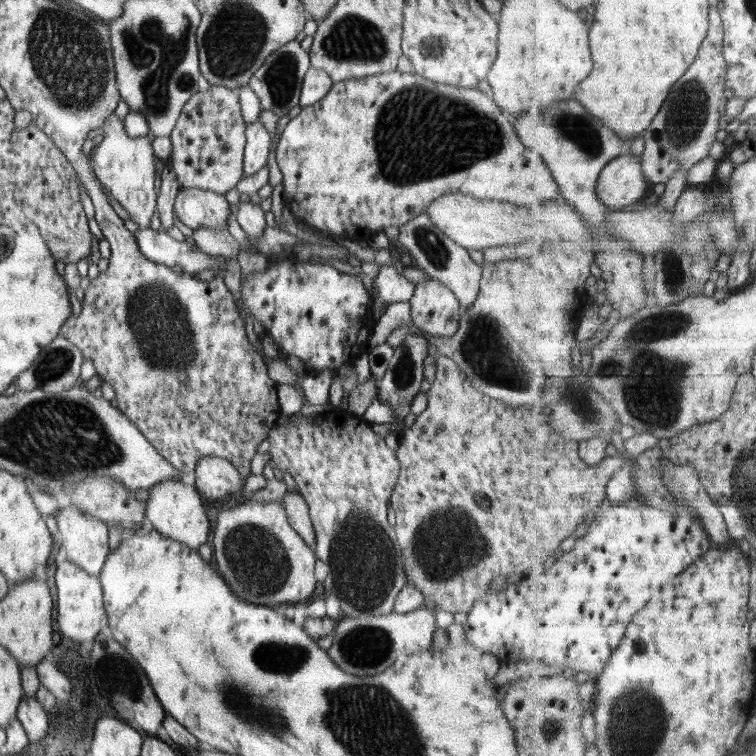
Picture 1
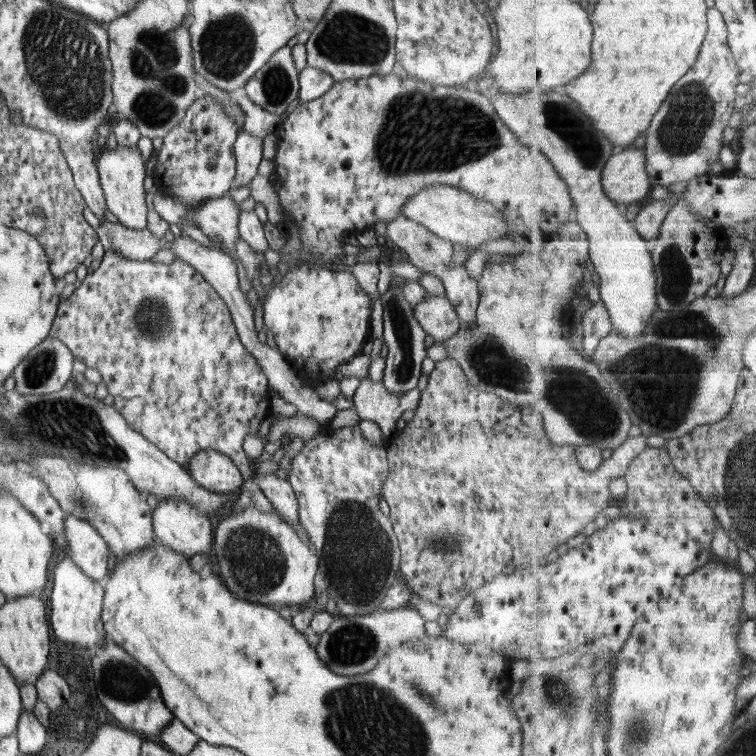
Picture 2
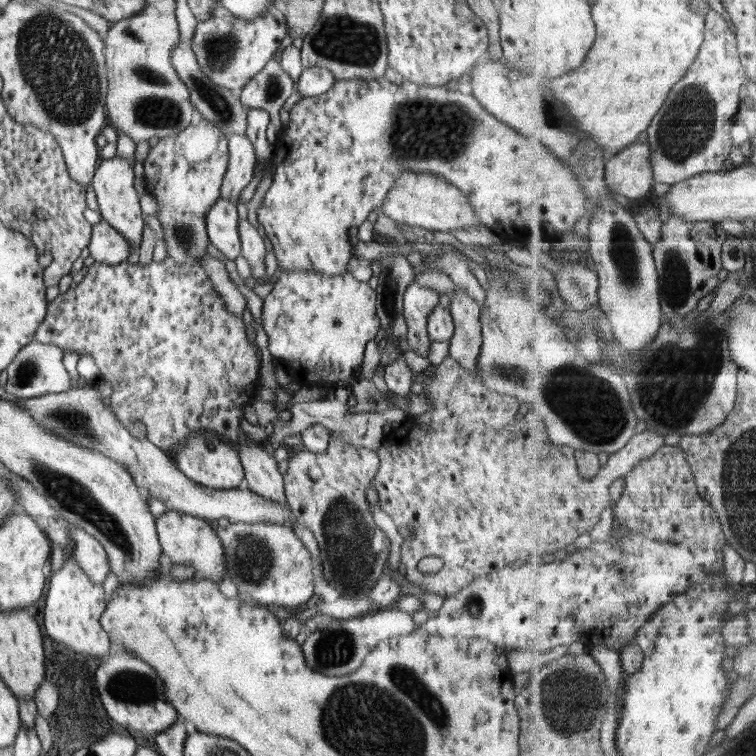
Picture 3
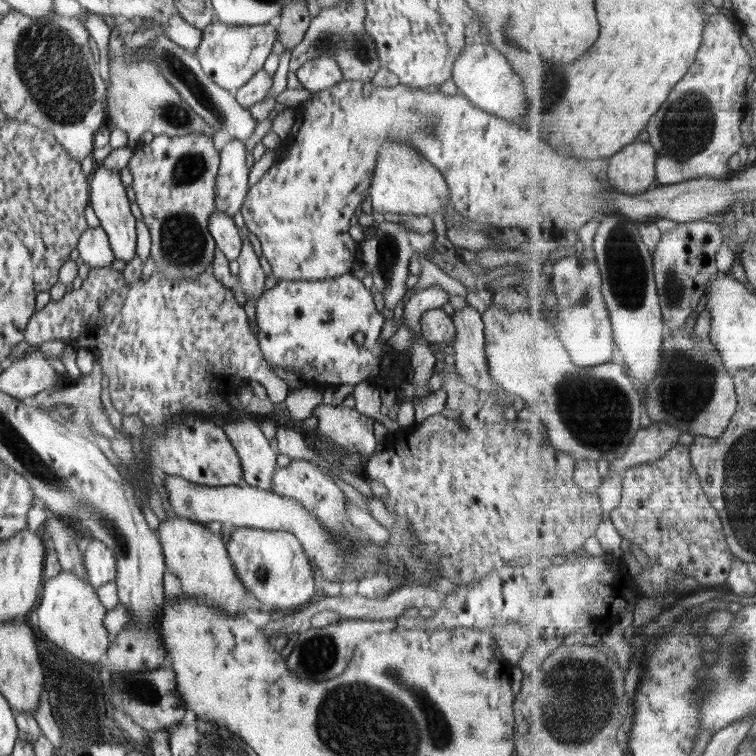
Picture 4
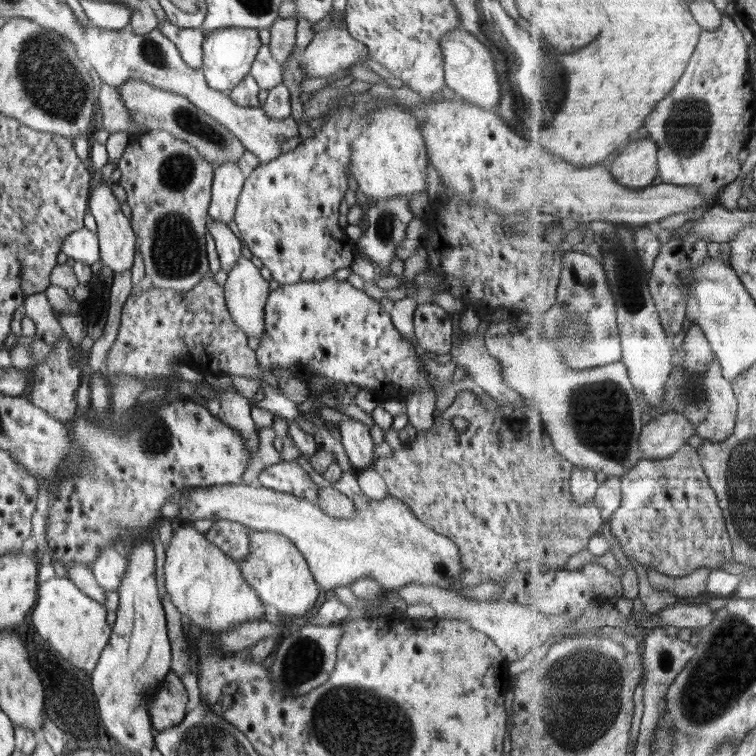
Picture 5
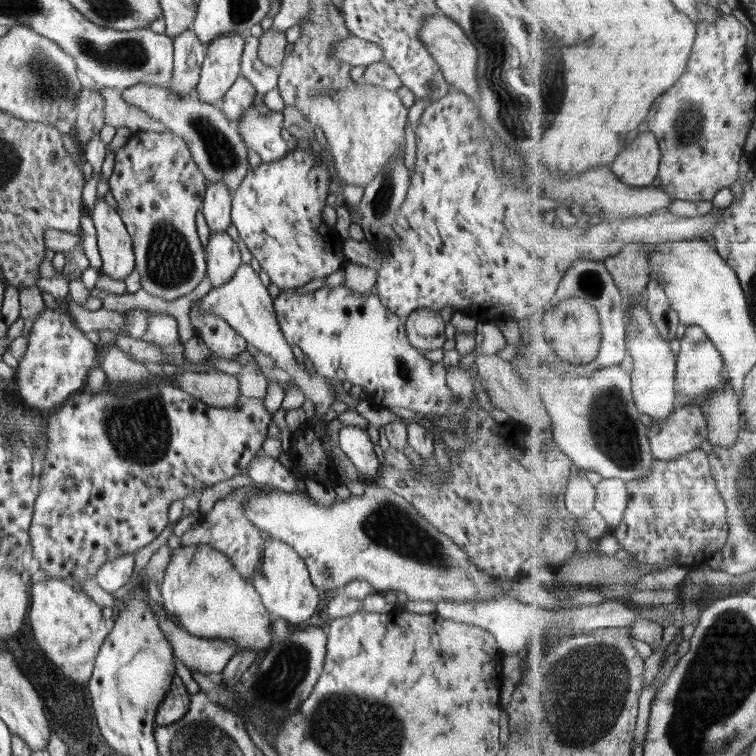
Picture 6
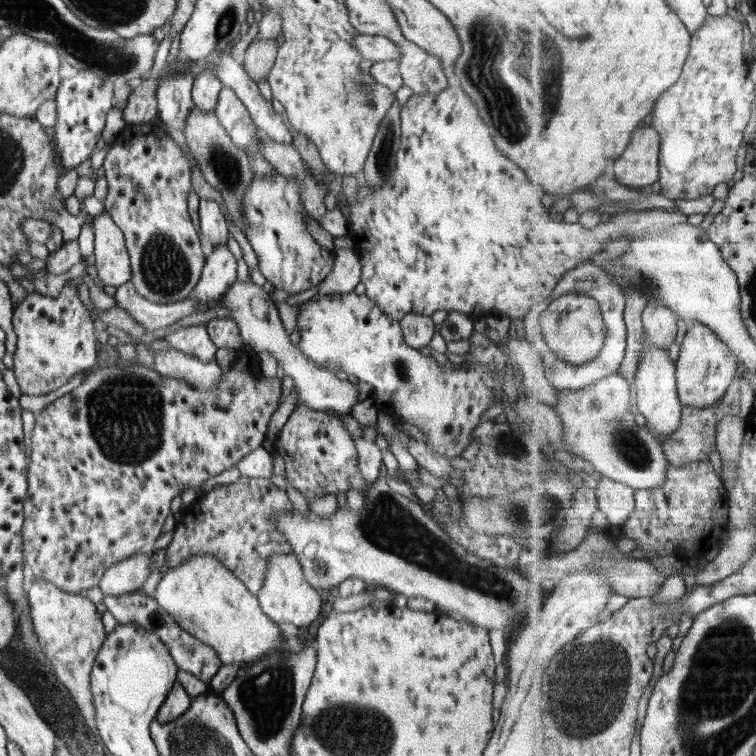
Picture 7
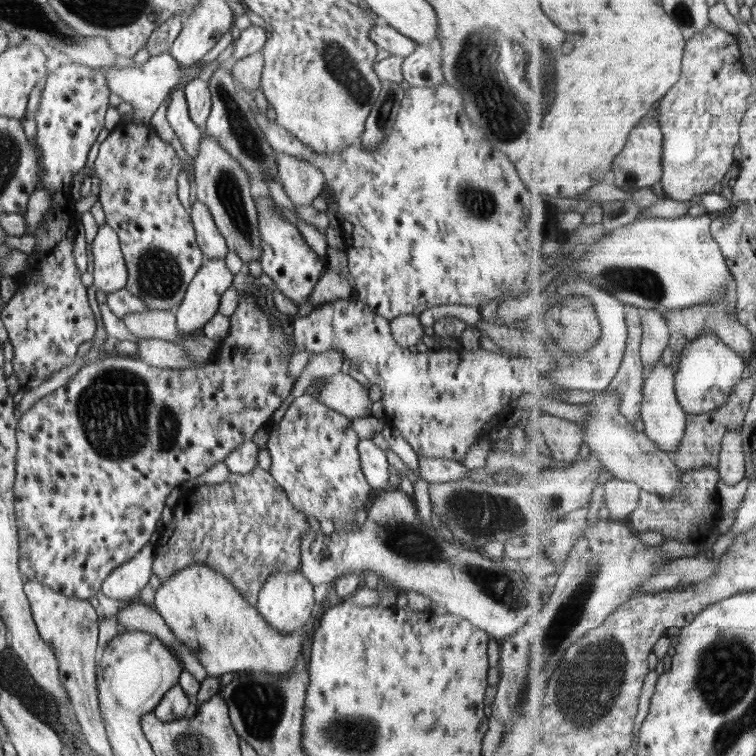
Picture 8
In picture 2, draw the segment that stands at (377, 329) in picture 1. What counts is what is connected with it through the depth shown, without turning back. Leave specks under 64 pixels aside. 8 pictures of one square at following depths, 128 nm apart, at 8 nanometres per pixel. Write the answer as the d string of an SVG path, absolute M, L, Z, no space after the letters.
M390 285L384 295L380 296L383 308L383 337L385 342L386 366L383 380L386 390L400 395L417 388L422 374L422 362L427 356L425 336L427 335L418 323L409 302L402 294L402 289Z

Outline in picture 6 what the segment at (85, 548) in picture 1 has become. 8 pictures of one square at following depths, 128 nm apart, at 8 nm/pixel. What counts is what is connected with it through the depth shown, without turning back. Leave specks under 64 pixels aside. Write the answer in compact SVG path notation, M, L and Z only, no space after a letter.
M124 554L115 560L105 563L95 576L95 580L108 593L114 593L122 588L128 589L137 577L134 573L135 556Z

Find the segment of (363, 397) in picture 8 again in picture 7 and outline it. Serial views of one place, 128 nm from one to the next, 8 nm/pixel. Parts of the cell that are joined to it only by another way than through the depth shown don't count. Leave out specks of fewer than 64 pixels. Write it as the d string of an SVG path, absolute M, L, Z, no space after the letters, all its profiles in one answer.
M236 280L216 305L225 306L230 310L229 318L236 321L240 336L247 348L251 348L251 351L256 354L268 350L274 355L274 359L282 366L285 374L294 380L294 386L302 403L316 410L350 415L352 406L360 402L357 384L352 384L348 379L341 380L332 370L320 368L314 361L306 358L303 350L293 346L289 332L285 330L280 320L275 302L271 300L270 293L262 289L262 286L254 282Z

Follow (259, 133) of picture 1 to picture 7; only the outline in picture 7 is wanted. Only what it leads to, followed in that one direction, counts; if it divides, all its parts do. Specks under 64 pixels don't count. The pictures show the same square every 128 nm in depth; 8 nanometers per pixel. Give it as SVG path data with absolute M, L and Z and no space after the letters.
M200 200L198 214L200 234L212 244L213 248L226 244L230 233L220 204L213 200Z

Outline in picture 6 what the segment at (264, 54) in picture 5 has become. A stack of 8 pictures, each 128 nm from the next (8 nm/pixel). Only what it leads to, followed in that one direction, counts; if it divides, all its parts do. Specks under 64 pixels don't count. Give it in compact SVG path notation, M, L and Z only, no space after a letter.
M260 25L252 26L245 34L244 49L240 57L241 74L254 86L257 94L266 95L277 88L278 70L276 67L266 66L258 58L258 45L264 32Z

